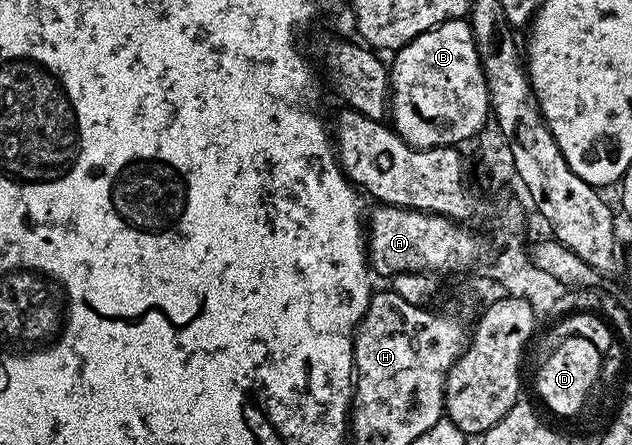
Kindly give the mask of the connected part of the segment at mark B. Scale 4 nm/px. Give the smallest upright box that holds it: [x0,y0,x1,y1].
[390,19,492,148]

